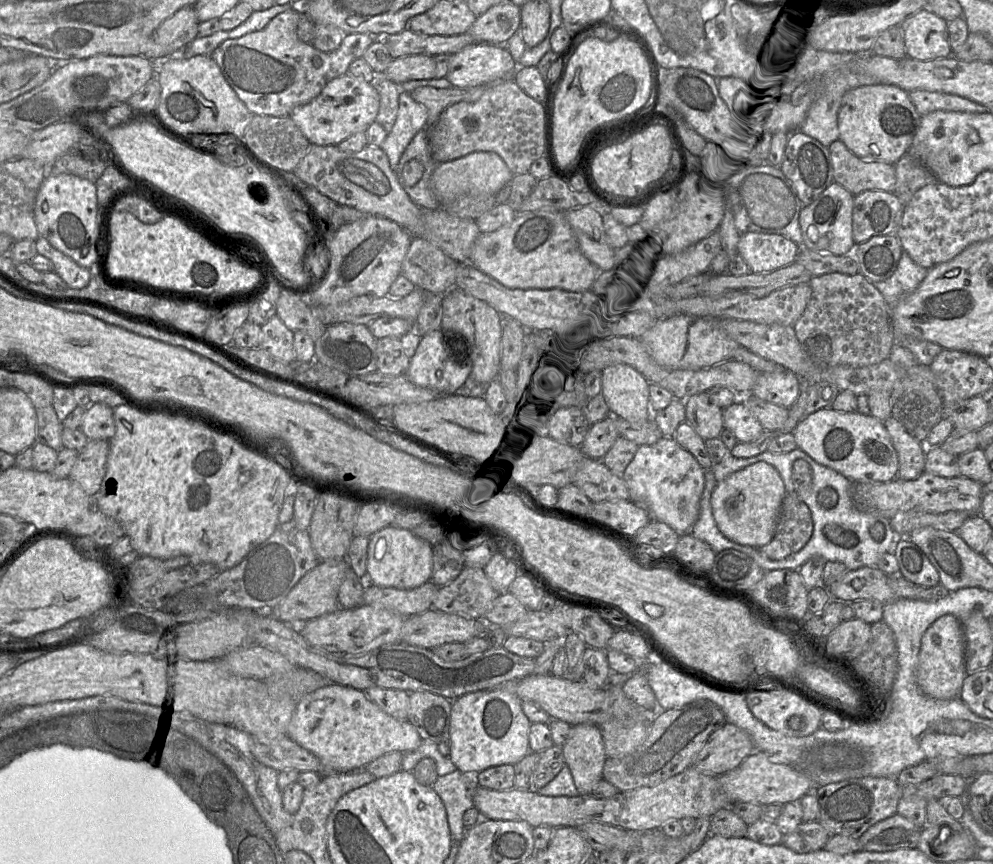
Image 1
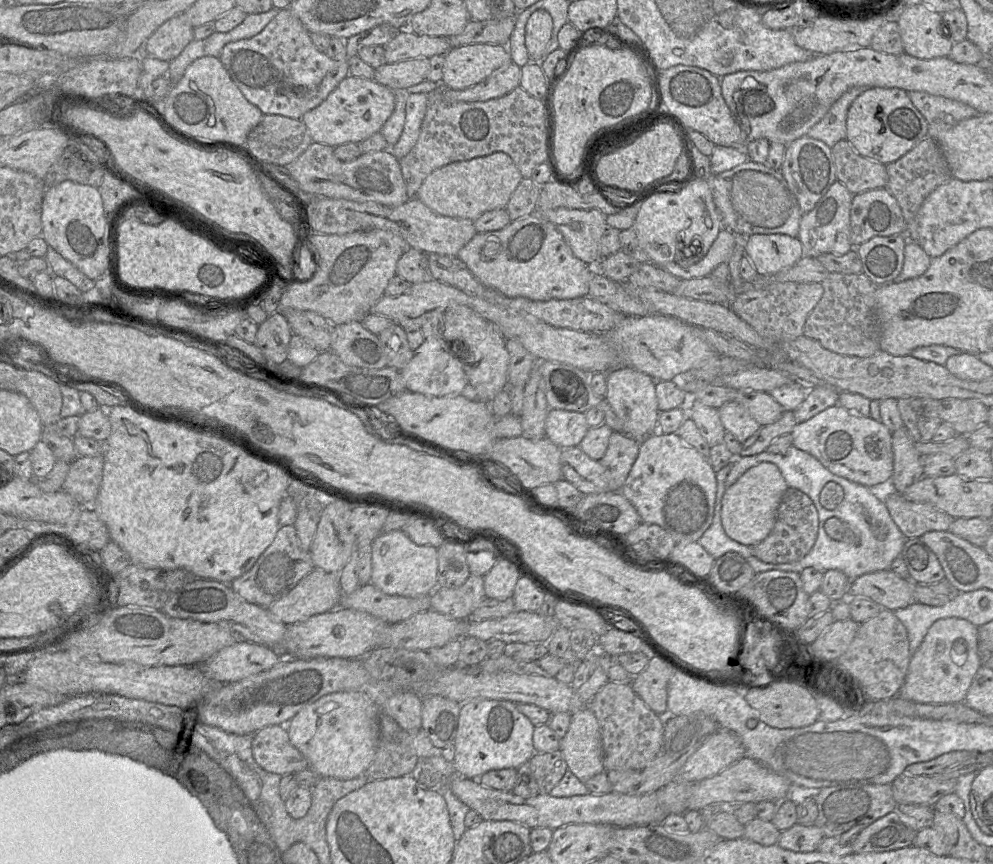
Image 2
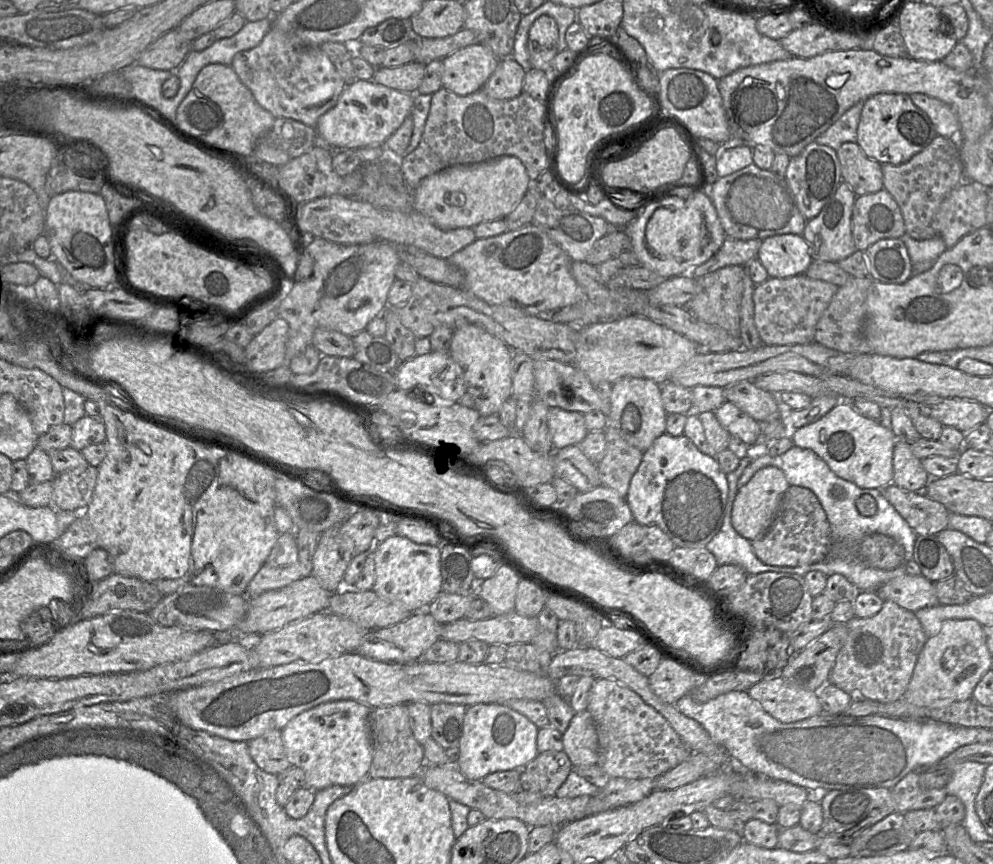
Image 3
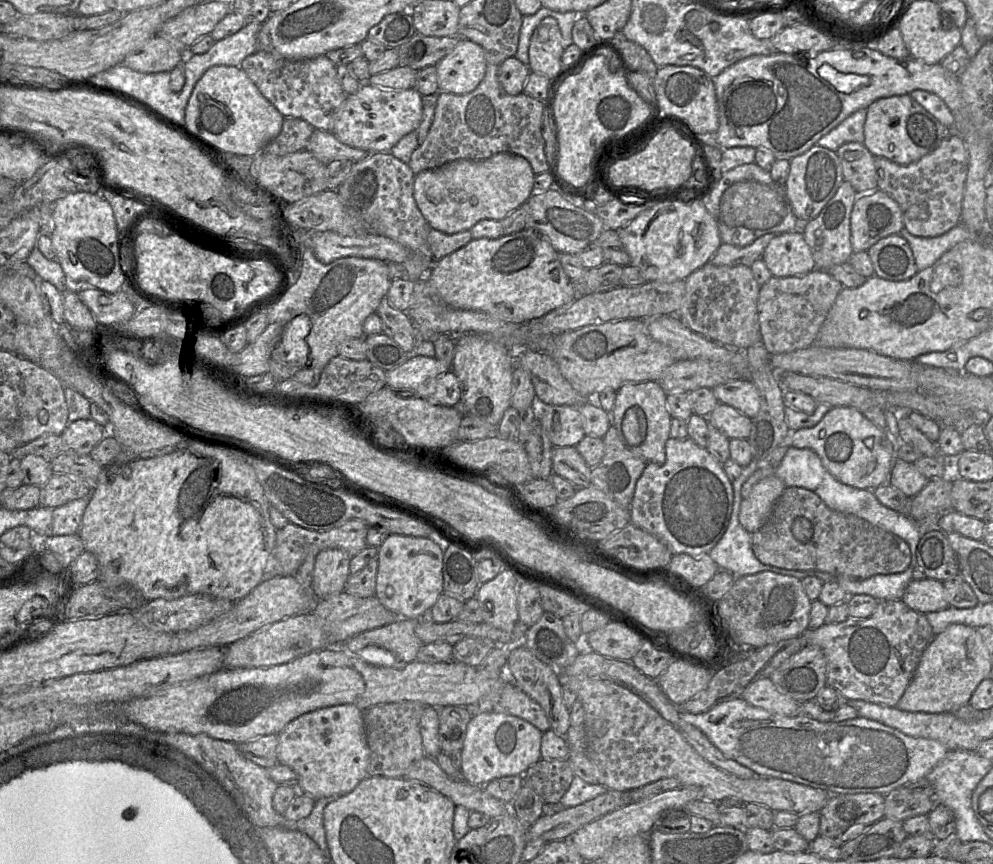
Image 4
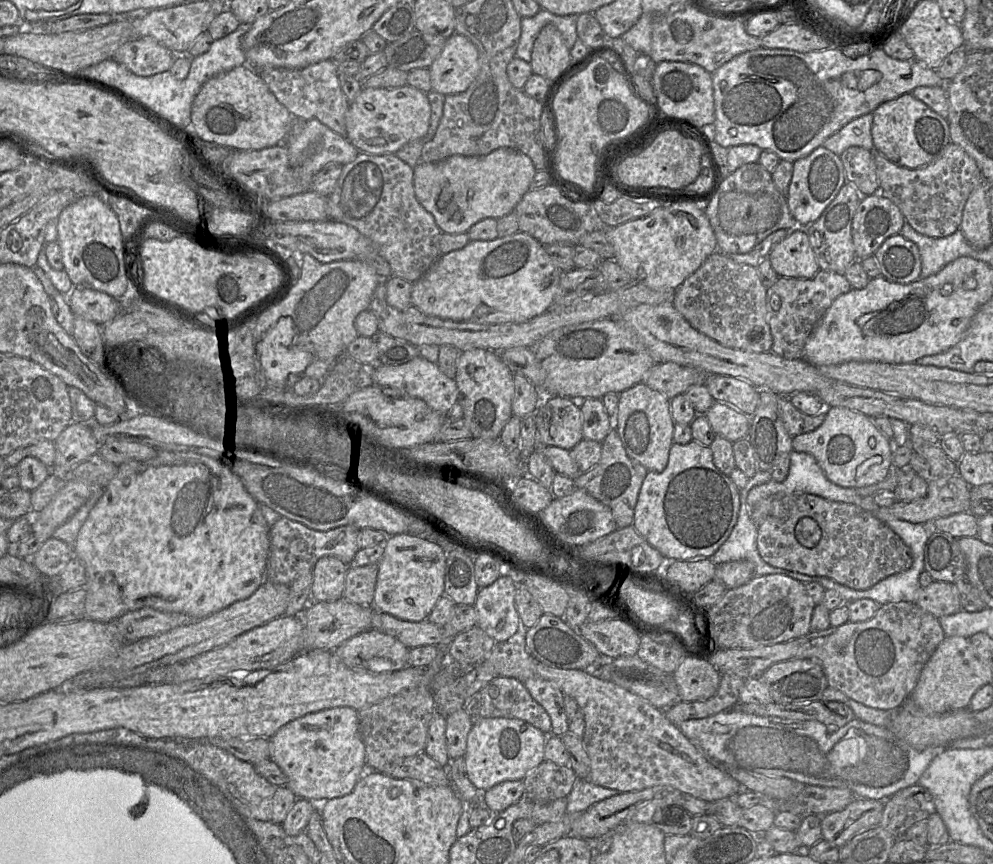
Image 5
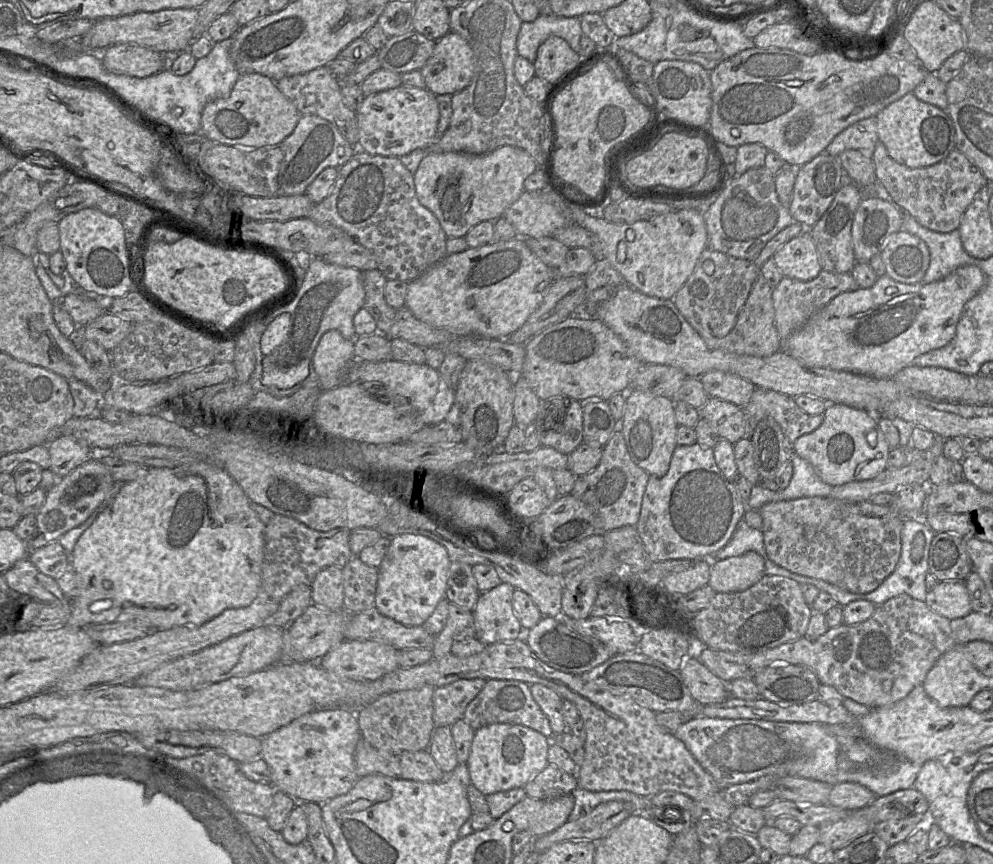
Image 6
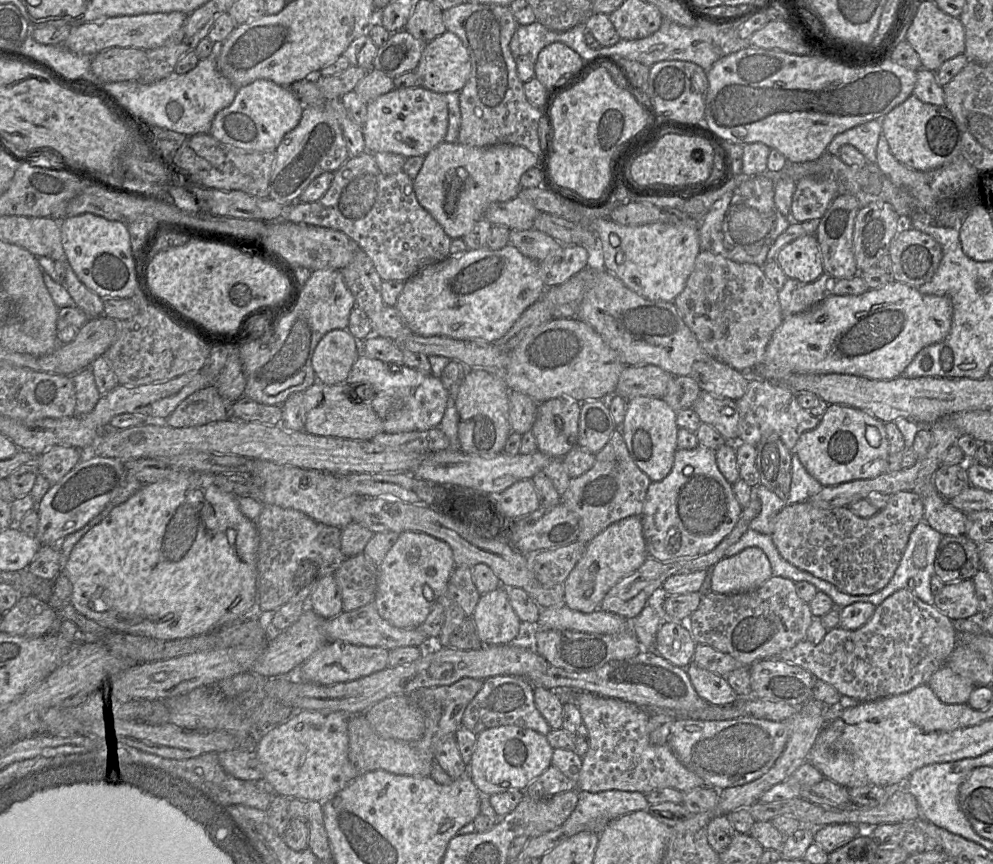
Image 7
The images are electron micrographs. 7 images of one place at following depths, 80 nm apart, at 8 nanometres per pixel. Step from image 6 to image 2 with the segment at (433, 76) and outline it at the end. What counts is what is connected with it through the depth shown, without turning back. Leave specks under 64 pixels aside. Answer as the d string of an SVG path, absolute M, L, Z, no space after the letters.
M467 44L445 54L441 85L462 90L484 81L511 61L506 45Z

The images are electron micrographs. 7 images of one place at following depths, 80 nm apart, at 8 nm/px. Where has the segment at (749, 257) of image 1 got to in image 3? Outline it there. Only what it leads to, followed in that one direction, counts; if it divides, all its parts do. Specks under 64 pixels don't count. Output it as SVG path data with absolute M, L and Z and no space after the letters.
M777 234L762 240L757 259L770 277L786 278L805 274L813 261L807 241L801 234Z

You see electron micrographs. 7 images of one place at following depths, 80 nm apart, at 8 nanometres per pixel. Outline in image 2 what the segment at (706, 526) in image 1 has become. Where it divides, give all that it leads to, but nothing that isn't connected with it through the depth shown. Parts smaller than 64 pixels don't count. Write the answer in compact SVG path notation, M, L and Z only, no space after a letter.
M730 462L716 472L717 492L714 517L711 526L704 532L698 543L714 558L717 559L728 552L742 555L750 564L755 574L777 570L772 564L762 562L754 554L752 547L740 544L727 536L721 523L721 501L726 491L725 480L733 467Z

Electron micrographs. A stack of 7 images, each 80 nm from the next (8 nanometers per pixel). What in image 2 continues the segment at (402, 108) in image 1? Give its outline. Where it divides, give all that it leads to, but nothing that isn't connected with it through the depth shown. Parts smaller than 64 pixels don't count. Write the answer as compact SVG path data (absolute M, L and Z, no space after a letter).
M425 80L407 89L409 95L406 99L404 128L398 142L389 147L398 160L405 157L415 146L428 108L428 94L437 91L440 86L441 83Z

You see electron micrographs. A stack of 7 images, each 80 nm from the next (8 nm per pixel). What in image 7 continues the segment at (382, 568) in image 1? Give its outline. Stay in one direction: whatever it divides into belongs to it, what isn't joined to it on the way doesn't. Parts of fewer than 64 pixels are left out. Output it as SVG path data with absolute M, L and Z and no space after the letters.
M403 532L379 566L374 604L382 618L402 629L419 628L446 593L449 578L456 567L451 547L444 541L422 532Z

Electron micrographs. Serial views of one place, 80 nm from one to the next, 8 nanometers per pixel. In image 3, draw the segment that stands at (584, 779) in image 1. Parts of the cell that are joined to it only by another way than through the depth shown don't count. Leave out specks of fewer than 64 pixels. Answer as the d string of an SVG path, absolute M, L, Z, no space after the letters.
M588 710L574 714L562 740L563 751L573 768L597 765L598 735Z

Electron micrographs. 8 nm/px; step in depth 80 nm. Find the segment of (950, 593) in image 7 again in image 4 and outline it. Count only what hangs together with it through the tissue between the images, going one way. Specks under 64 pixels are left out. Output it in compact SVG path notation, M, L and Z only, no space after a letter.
M930 578L913 579L906 587L901 600L912 610L922 614L950 607L945 598L943 582Z

